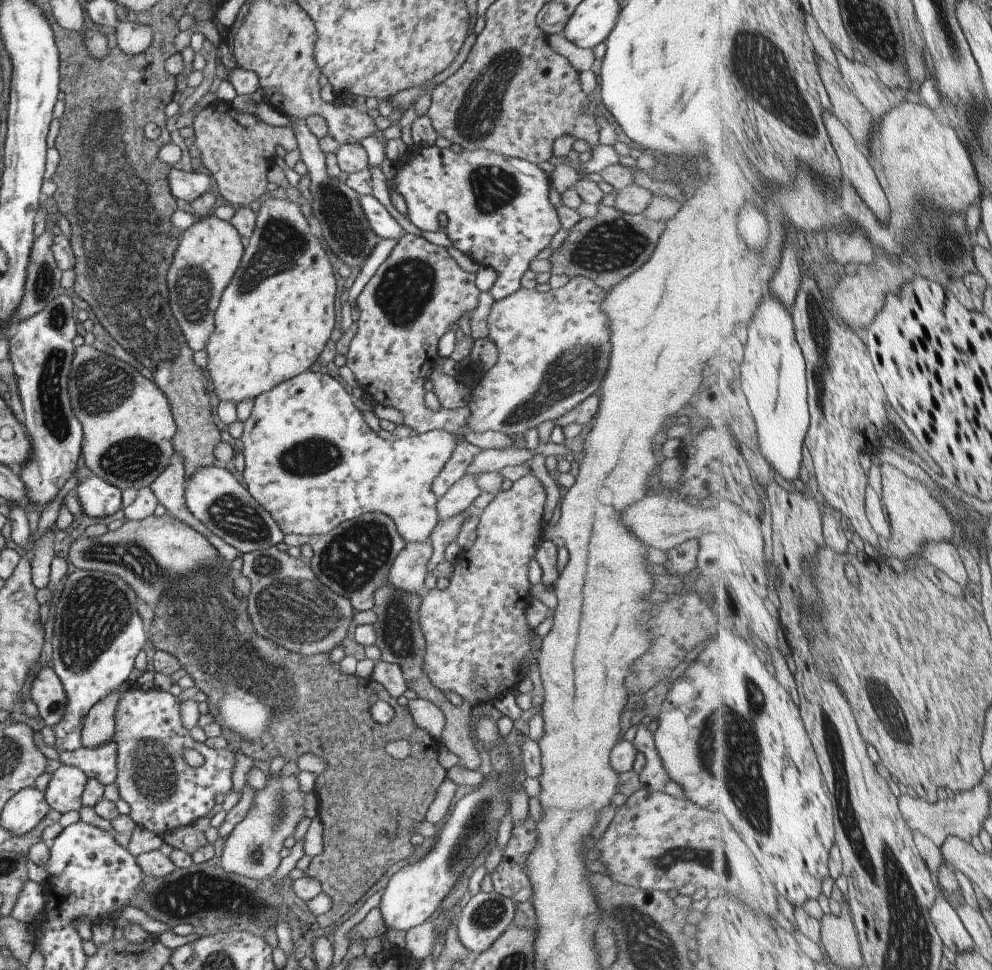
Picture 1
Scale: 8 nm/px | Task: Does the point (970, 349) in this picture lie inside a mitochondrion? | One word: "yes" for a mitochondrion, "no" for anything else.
no

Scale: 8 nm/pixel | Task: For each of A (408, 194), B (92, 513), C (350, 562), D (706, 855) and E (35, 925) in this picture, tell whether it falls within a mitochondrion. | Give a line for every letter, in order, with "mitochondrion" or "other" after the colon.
A: other
B: other
C: mitochondrion
D: mitochondrion
E: other

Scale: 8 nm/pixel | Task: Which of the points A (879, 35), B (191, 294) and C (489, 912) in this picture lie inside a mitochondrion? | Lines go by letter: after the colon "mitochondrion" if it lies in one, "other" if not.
A: mitochondrion
B: mitochondrion
C: mitochondrion

